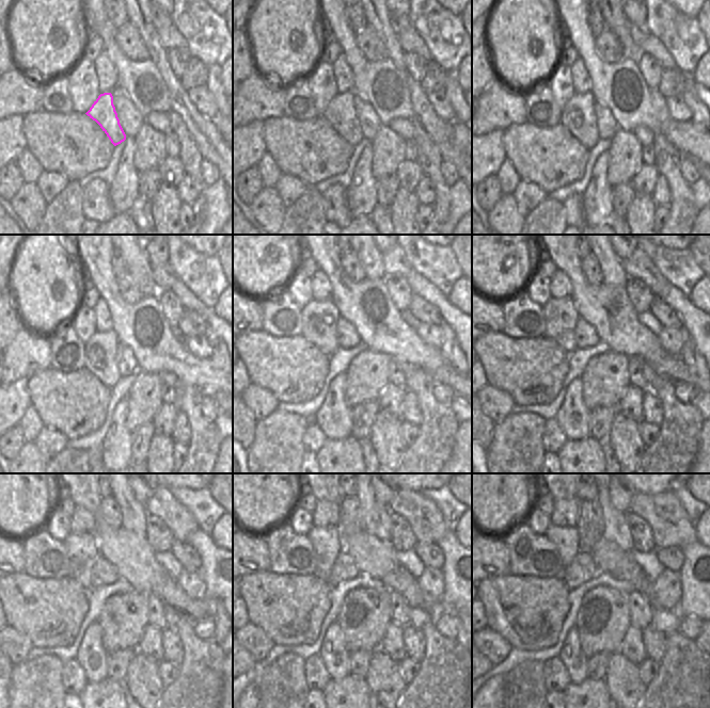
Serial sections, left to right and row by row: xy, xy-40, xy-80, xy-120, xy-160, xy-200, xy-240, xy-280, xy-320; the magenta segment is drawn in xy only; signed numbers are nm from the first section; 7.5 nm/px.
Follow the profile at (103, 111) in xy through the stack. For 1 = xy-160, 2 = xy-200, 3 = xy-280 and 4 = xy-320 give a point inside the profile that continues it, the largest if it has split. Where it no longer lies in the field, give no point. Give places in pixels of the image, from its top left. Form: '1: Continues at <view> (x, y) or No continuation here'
1: Continues at xy-160 (319, 318)
2: Continues at xy-200 (561, 316)
3: Continues at xy-280 (327, 542)
4: Continues at xy-320 (566, 540).

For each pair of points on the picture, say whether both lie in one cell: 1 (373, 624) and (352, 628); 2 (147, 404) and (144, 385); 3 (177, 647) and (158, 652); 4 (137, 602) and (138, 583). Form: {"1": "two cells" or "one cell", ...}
{"1": "one cell", "2": "one cell", "3": "two cells", "4": "two cells"}

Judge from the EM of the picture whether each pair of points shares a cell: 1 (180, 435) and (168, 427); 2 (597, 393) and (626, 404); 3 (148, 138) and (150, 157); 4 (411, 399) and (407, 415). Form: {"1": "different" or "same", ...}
{"1": "different", "2": "different", "3": "same", "4": "same"}

